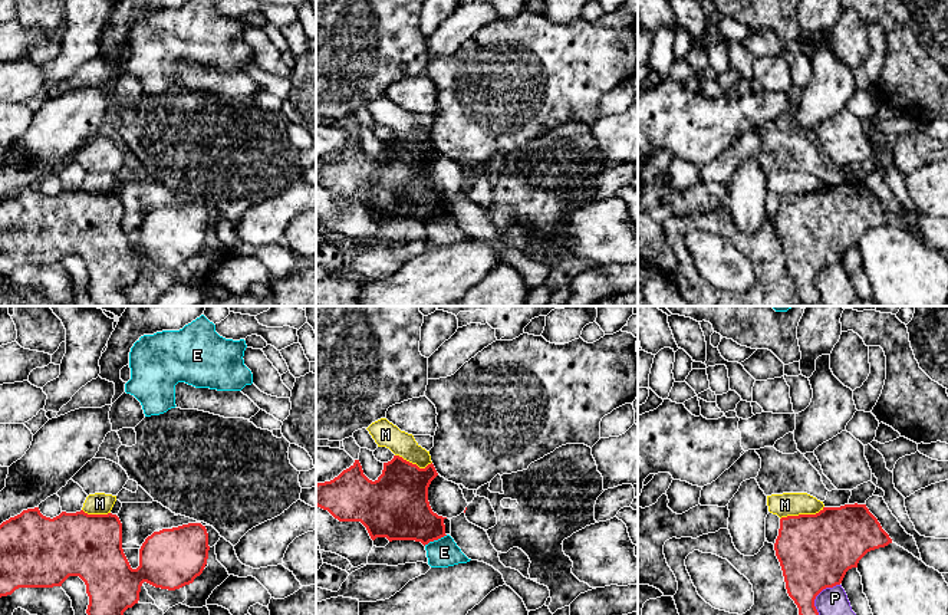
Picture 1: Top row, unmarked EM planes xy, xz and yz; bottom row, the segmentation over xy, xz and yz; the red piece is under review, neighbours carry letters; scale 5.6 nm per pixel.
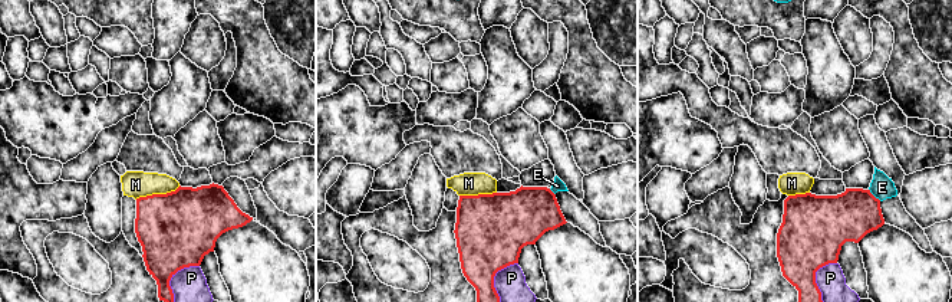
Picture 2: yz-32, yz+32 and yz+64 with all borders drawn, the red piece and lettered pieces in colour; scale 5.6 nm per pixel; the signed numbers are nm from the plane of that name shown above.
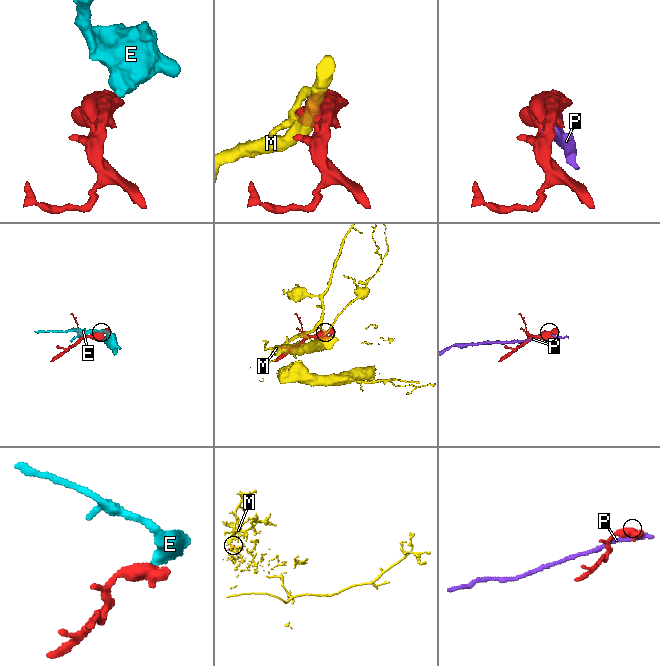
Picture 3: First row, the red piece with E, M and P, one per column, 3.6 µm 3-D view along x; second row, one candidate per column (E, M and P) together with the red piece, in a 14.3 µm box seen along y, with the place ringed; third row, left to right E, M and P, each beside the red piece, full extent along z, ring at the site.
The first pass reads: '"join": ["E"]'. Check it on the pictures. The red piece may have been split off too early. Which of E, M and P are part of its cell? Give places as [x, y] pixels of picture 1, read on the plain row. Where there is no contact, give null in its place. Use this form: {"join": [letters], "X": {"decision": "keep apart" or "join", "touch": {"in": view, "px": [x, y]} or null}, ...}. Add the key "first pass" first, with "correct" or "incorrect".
{"first pass": "incorrect", "join": [], "E": {"decision": "keep apart", "touch": {"in": "xz", "px": [435, 217]}}, "M": {"decision": "keep apart", "touch": {"in": "yz", "px": [802, 193]}}, "P": {"decision": "keep apart", "touch": {"in": "yz", "px": [813, 279]}}}

